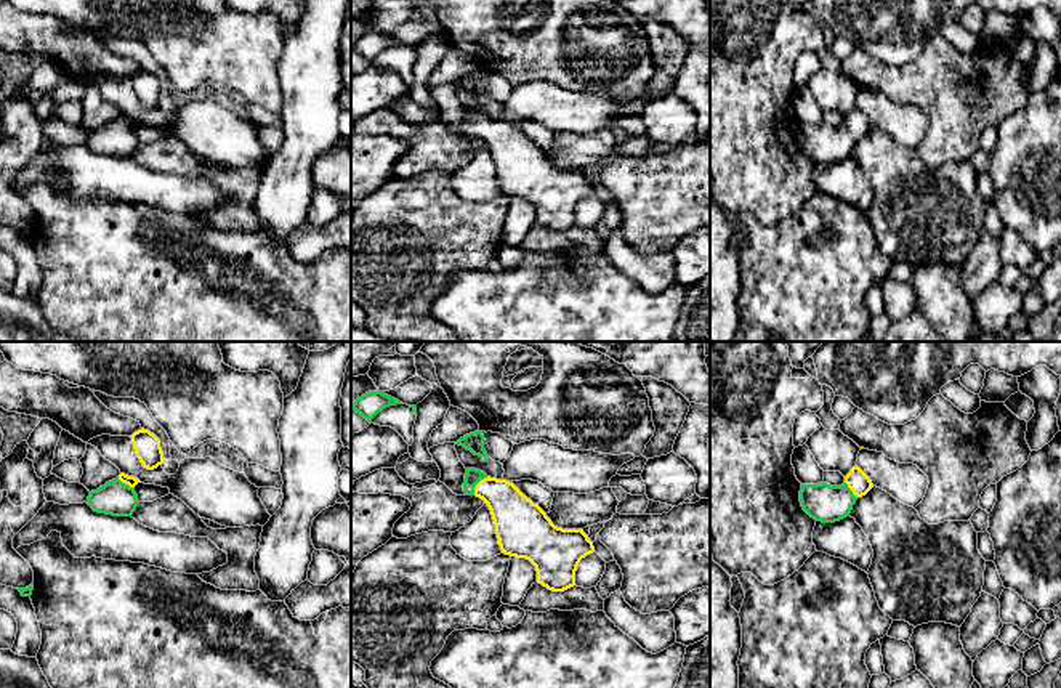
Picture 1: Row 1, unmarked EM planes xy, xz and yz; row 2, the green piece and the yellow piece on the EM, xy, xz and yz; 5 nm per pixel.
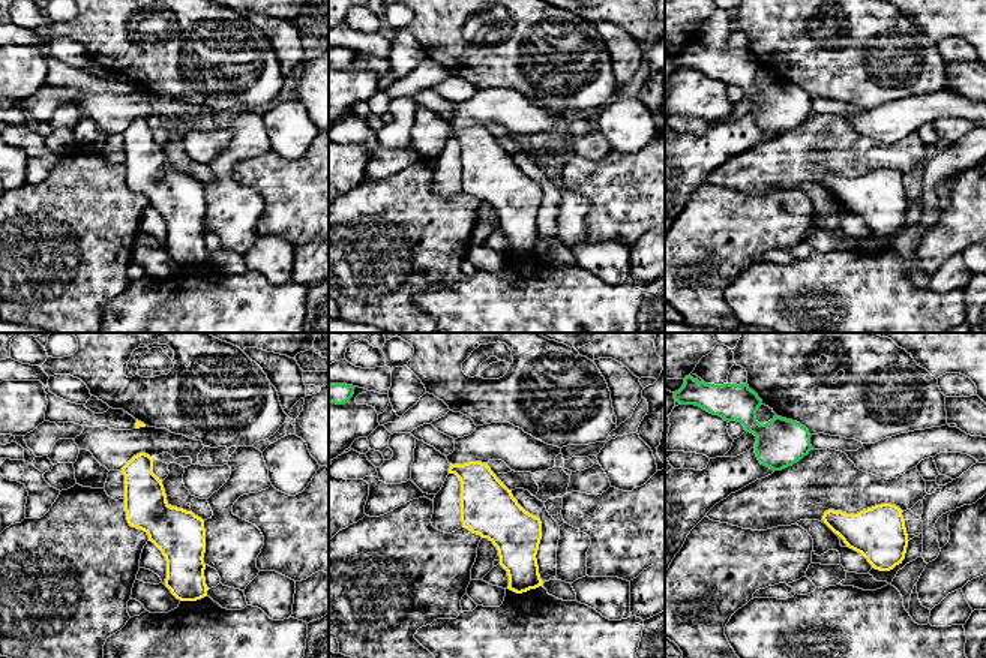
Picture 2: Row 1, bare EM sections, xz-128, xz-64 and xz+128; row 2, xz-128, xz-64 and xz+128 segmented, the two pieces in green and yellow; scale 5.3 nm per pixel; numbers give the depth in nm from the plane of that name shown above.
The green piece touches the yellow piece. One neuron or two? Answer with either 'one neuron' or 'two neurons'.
one neuron

